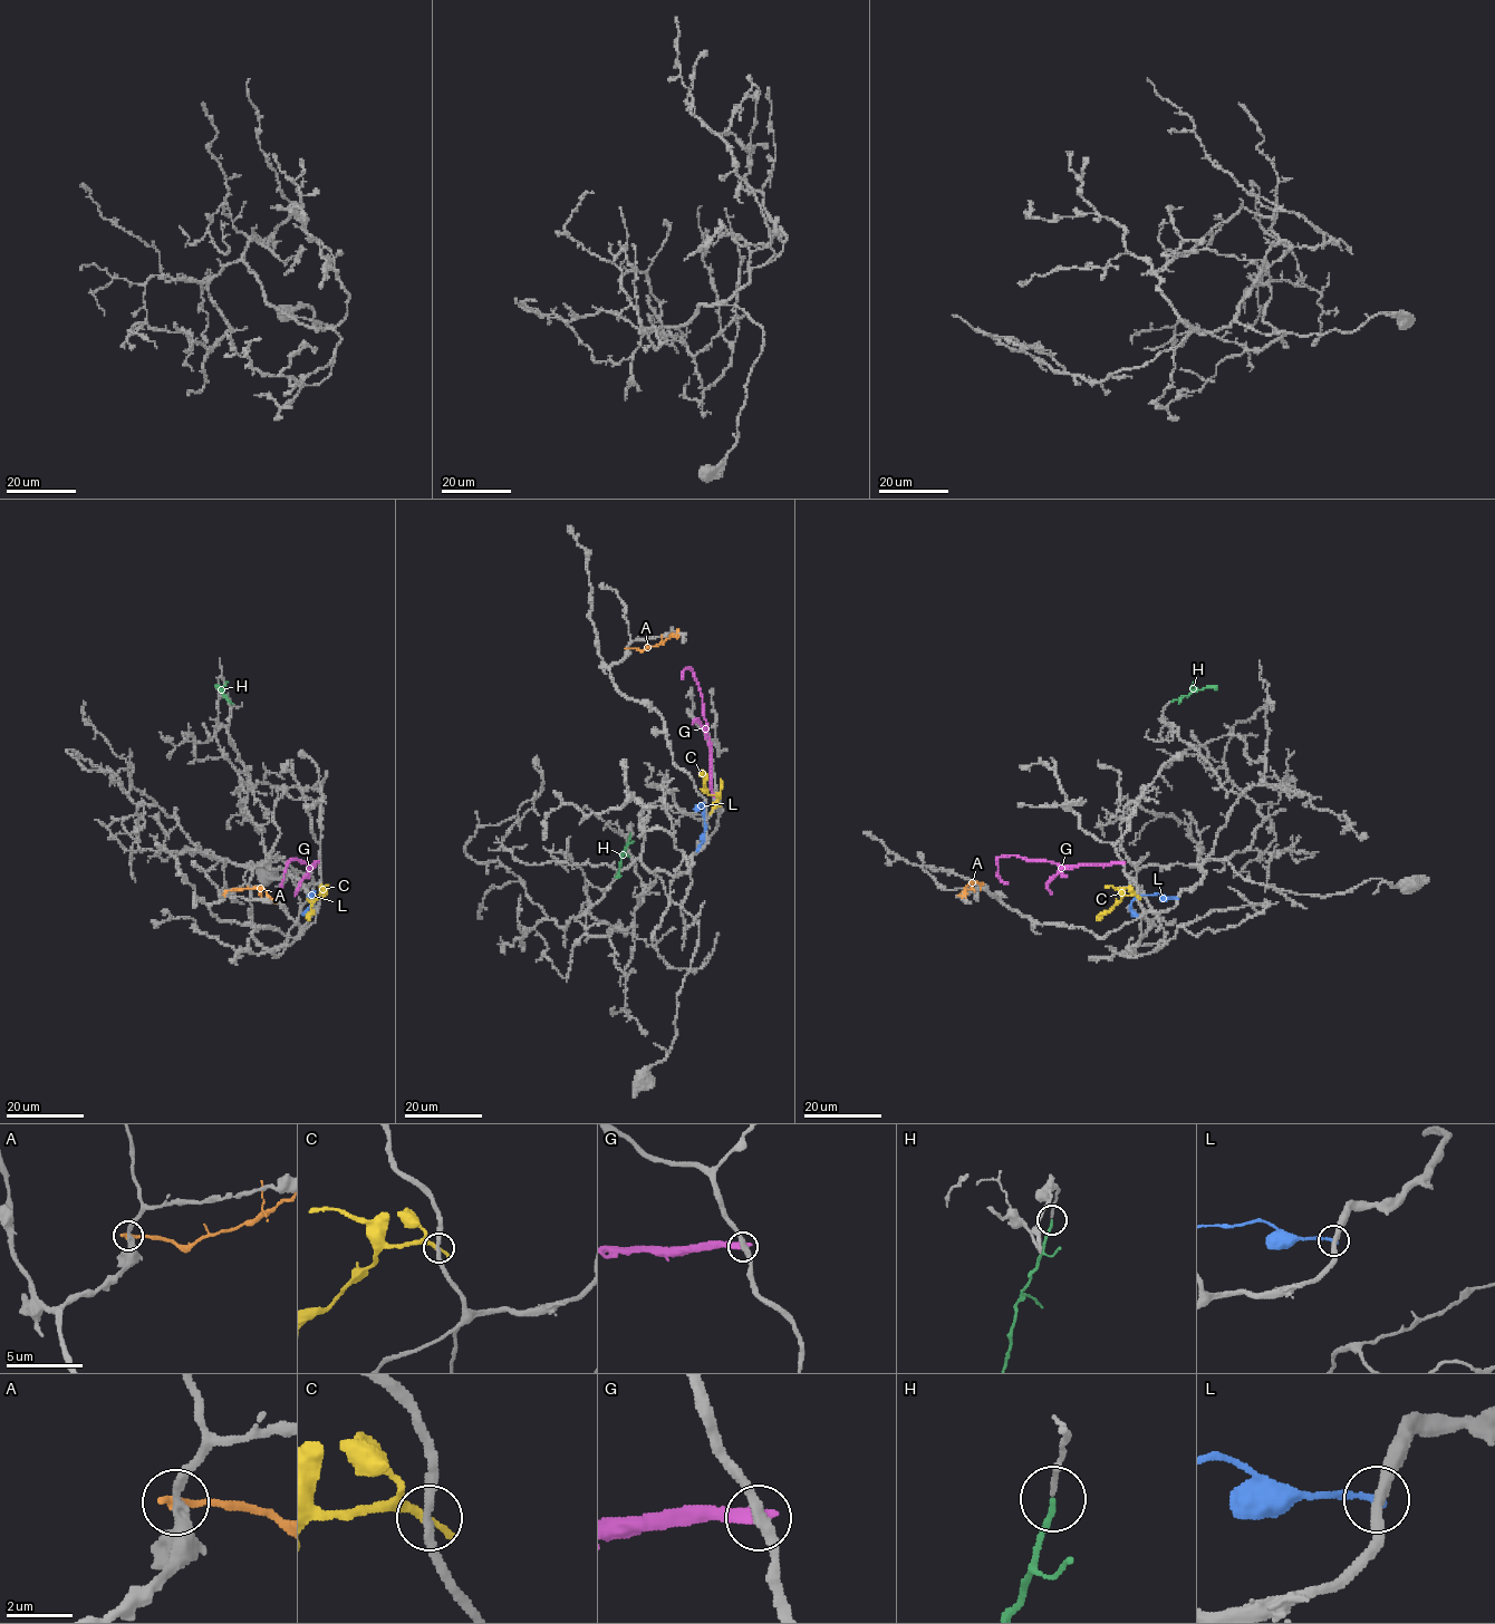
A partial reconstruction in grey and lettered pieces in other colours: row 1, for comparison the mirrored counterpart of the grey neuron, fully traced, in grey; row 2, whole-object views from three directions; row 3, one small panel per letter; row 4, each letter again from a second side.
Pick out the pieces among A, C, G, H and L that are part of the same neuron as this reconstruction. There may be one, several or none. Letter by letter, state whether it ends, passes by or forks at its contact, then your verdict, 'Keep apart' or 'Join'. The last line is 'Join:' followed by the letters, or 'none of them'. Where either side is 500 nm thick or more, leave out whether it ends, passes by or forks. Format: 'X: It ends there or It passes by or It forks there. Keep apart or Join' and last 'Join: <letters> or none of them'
A: It ends there. Keep apart
C: It ends there. Keep apart
G: It ends there. Keep apart
H: It ends there. Join
L: It ends there. Keep apart
Join: H

